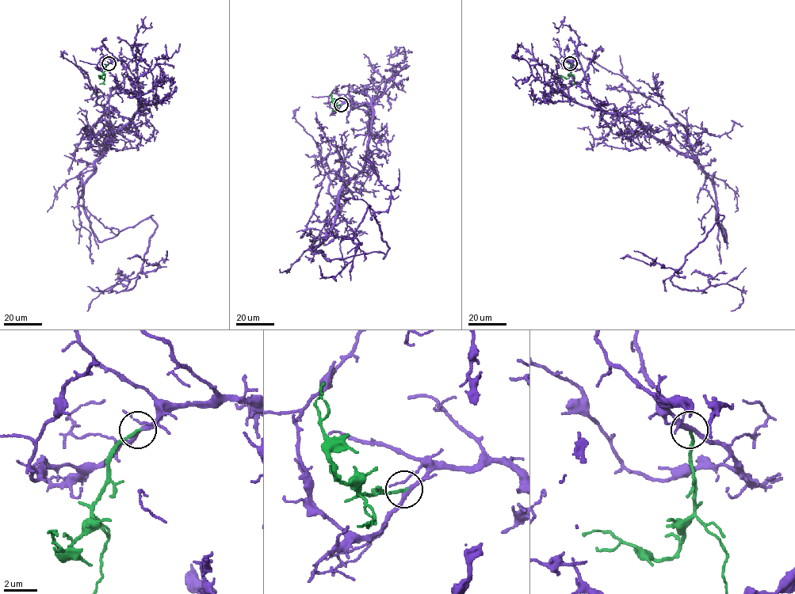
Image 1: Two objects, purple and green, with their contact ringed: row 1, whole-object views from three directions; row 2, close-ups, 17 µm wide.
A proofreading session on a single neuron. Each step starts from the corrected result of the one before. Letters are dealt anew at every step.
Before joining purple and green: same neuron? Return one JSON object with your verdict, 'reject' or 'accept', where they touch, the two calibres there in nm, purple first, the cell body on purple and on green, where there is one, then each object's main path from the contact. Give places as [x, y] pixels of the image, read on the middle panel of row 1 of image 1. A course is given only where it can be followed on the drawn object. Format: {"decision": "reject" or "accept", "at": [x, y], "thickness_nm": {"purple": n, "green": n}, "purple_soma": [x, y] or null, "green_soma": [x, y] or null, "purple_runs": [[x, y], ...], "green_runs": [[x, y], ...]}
{"decision": "accept", "at": [341, 104], "thickness_nm": {"purple": 240, "green": 170}, "purple_soma": null, "green_soma": null, "purple_runs": [[341, 104], [372, 116], [368, 154], [315, 249], [389, 248], [368, 205], [353, 258], [335, 276], [319, 265]], "green_runs": [[341, 104], [333, 104], [331, 93]]}

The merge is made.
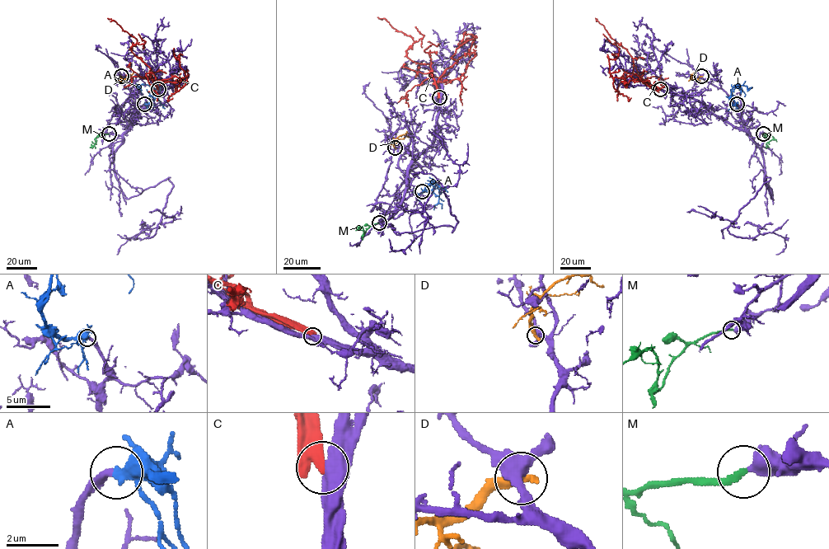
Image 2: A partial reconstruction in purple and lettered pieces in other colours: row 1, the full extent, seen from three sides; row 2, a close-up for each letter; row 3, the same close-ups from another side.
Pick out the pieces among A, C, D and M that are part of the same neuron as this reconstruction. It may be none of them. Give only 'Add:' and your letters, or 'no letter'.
Add: A, M

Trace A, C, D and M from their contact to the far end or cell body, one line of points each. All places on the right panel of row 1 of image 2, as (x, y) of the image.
A: (737, 104), (732, 104), (729, 96), (738, 83), (744, 96)
C: (661, 89), (648, 85), (634, 73), (631, 56), (595, 18)
D: (701, 76), (692, 79), (691, 77), (688, 81)
M: (763, 133), (774, 138), (766, 143), (769, 147)

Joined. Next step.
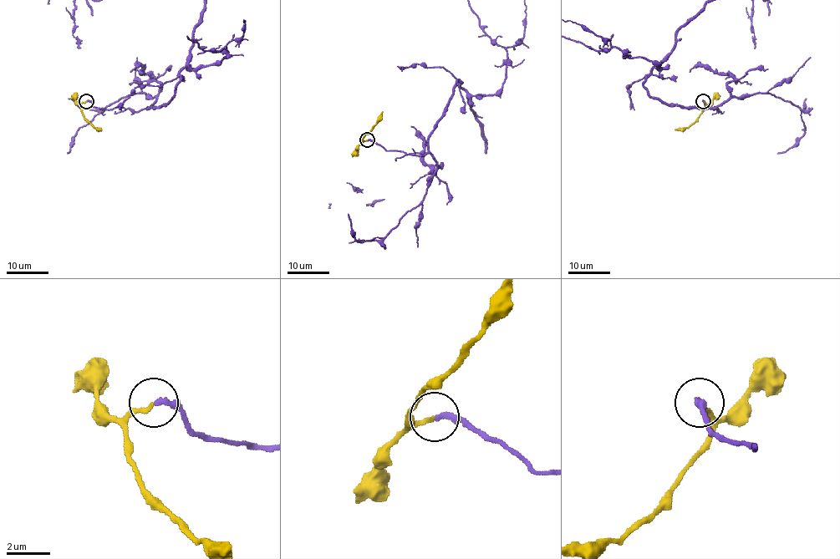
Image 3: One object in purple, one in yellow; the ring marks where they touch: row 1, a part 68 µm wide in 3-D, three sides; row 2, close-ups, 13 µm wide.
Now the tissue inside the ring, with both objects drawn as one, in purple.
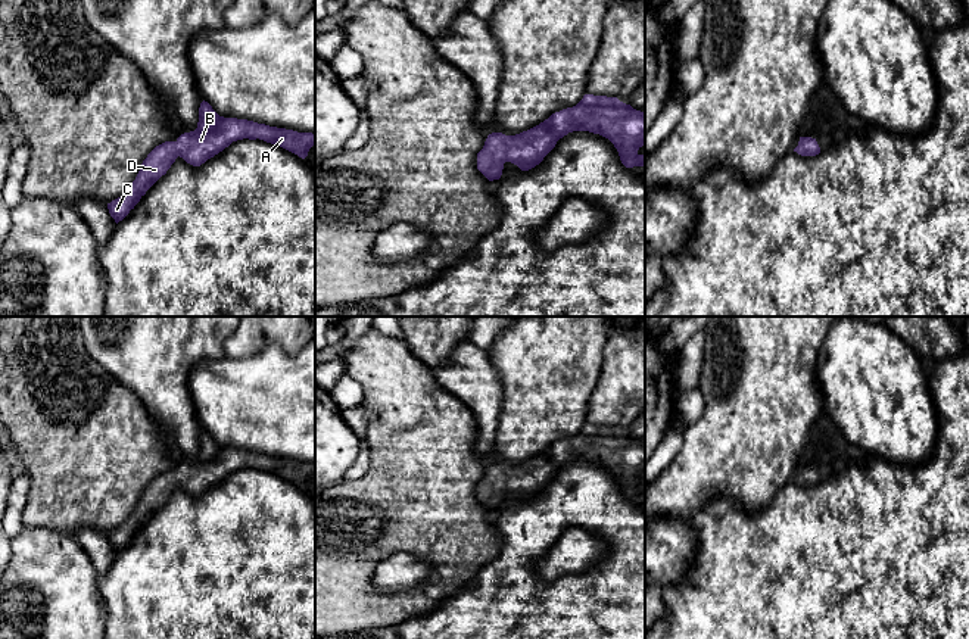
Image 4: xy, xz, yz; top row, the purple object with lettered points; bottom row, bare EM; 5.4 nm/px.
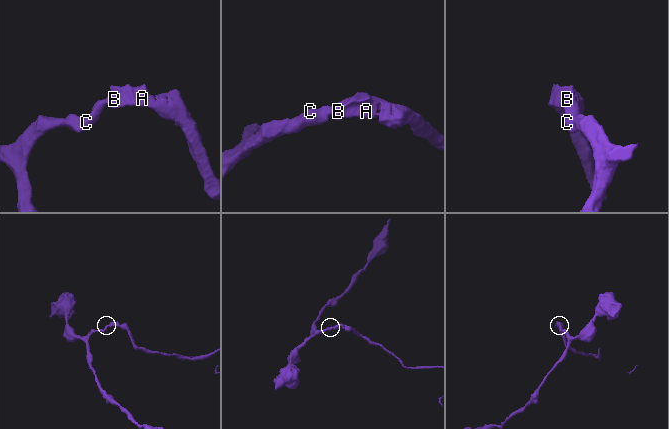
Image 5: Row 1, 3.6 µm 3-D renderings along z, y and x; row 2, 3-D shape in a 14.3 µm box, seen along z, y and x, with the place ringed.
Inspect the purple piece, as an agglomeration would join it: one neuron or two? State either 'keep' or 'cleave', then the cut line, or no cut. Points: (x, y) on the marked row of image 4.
keep; no cut

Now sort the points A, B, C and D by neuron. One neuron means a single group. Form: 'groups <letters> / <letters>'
groups A B C D

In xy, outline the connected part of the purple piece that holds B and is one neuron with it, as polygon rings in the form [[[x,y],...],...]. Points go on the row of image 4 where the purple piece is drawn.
[[[208,102],[199,107],[197,128],[181,134],[175,141],[156,146],[143,160],[141,168],[130,188],[118,199],[108,203],[110,216],[118,224],[140,202],[146,191],[171,168],[180,156],[193,166],[200,166],[233,141],[264,140],[280,146],[305,159],[315,144],[312,133],[269,127],[247,119],[219,116]]]

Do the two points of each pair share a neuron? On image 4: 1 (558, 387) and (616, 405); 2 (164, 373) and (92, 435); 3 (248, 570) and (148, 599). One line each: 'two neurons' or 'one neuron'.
1: two neurons
2: two neurons
3: one neuron

